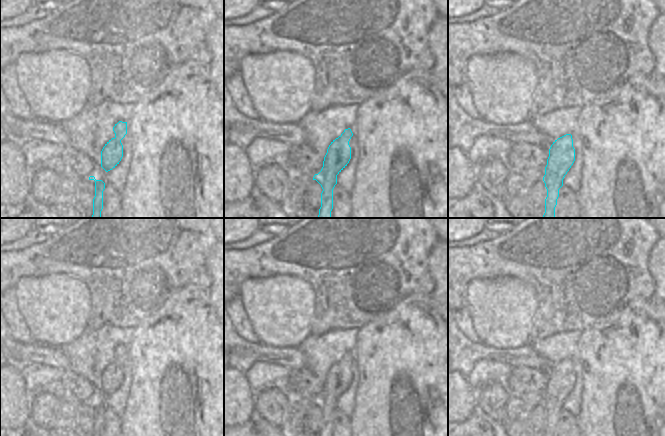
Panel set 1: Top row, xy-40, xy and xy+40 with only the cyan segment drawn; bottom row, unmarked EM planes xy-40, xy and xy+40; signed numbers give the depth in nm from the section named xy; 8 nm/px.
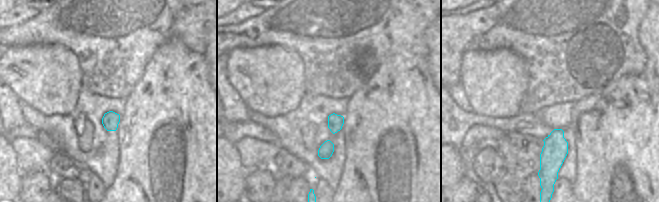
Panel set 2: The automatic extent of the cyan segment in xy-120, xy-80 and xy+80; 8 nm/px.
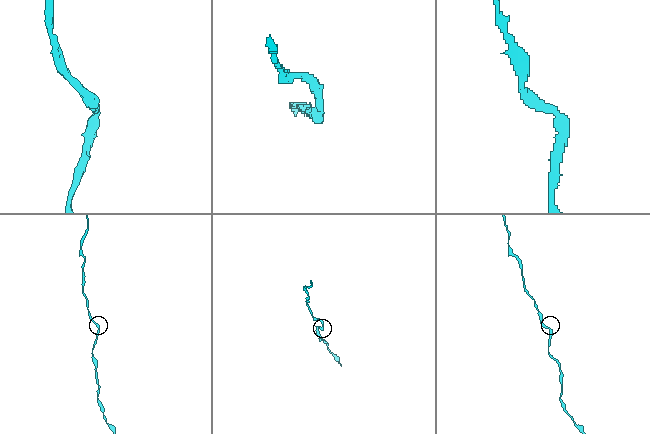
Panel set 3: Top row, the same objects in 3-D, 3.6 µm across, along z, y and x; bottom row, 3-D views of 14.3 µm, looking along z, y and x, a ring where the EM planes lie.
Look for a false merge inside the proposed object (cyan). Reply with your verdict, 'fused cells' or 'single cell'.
single cell

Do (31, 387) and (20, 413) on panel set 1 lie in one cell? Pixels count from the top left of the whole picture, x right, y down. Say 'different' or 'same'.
different

